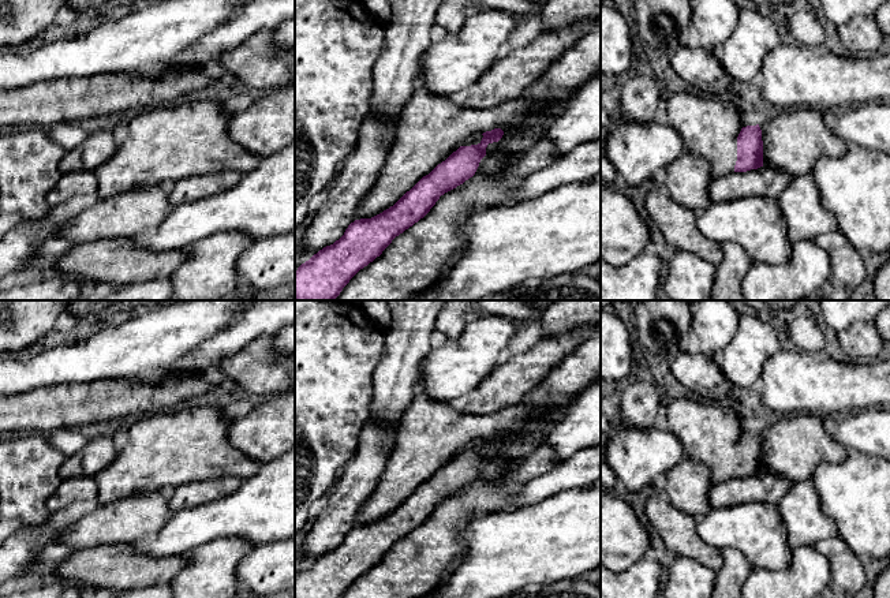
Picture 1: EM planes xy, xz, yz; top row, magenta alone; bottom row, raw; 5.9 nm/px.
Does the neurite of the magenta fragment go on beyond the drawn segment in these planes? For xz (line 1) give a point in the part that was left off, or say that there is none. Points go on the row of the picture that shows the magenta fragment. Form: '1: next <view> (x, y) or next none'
1: next xz (432, 127)

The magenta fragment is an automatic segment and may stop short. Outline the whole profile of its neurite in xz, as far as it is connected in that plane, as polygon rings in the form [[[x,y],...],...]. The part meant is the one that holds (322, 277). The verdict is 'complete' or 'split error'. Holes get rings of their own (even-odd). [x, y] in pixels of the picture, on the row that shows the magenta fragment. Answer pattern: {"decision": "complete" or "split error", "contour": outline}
{"decision": "split error", "contour": [[[418,85],[399,119],[385,165],[360,203],[356,220],[339,240],[295,270],[295,300],[334,300],[360,269],[379,257],[396,236],[423,218],[441,195],[475,175],[487,145],[498,142],[504,128],[523,122],[534,109],[535,102],[521,97],[489,109],[472,109],[460,105],[455,96],[433,94]],[[475,134],[482,134],[482,141],[464,146]]]}

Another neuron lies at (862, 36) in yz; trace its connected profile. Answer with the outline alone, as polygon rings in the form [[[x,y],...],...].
[[[855,16],[837,31],[845,52],[852,56],[875,55],[885,40],[875,16]]]

